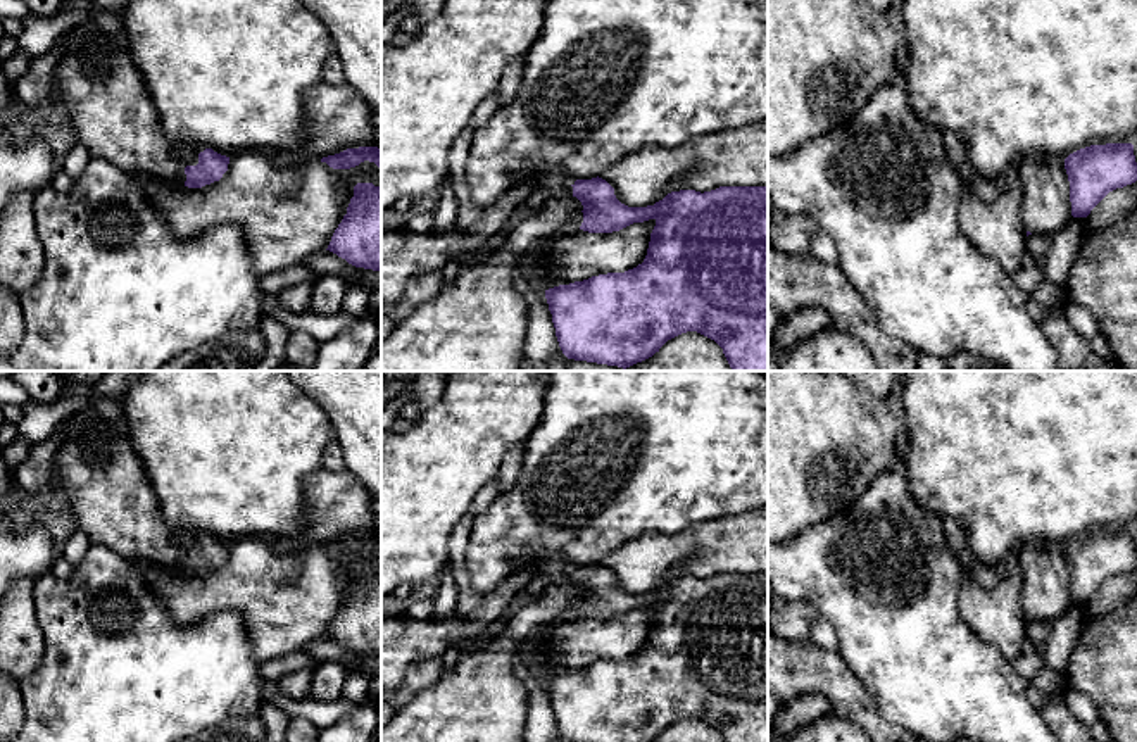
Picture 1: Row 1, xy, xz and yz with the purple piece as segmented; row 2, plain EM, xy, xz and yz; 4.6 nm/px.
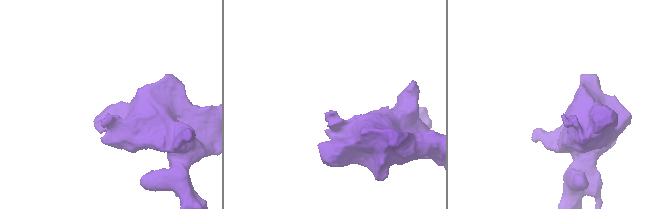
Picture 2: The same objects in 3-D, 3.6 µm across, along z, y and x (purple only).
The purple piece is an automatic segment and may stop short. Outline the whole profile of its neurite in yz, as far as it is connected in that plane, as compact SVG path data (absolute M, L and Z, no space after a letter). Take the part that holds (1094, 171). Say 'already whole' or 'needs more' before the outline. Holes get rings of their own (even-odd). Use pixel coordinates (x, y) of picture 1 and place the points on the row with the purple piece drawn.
already whole; M1132 143L1090 145L1065 159L1073 217L1087 217L1113 190L1137 181Z

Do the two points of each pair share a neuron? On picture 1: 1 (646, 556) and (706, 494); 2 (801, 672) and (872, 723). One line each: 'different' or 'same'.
1: different
2: same

